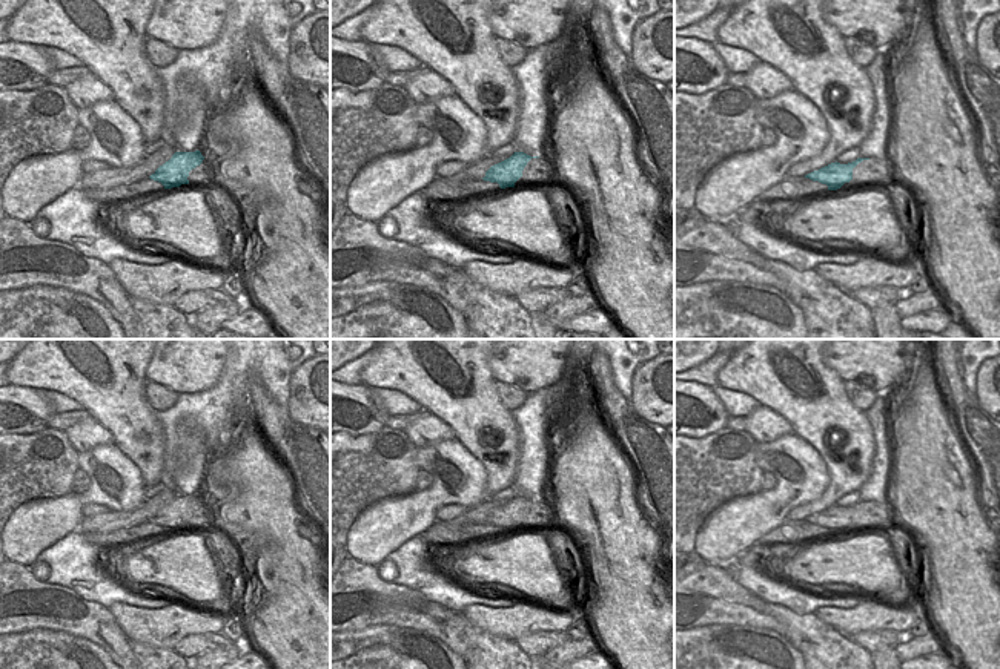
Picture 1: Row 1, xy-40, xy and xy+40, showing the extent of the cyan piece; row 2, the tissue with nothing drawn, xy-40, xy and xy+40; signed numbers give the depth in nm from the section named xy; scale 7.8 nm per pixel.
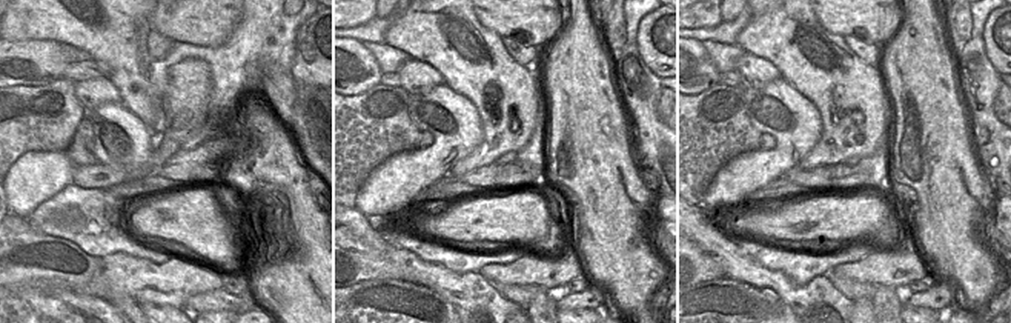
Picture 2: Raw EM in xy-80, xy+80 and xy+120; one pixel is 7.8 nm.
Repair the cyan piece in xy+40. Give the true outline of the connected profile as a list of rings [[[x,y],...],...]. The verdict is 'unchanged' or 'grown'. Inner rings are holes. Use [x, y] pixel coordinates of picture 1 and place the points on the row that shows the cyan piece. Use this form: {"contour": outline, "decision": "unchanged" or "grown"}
{"contour": [[[857,158],[856,161],[848,164],[840,164],[836,161],[805,175],[805,178],[826,184],[828,190],[837,190],[845,183],[849,183],[853,180],[853,169],[863,160],[869,160],[869,158]]], "decision": "unchanged"}

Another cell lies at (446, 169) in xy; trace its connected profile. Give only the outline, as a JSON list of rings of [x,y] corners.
[[[456,160],[450,161],[450,163],[442,163],[436,167],[436,178],[450,178],[456,173],[459,173],[461,170],[464,170],[467,164],[459,163]]]

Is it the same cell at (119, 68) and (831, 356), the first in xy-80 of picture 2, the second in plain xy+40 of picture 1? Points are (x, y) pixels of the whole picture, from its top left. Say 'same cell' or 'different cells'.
different cells

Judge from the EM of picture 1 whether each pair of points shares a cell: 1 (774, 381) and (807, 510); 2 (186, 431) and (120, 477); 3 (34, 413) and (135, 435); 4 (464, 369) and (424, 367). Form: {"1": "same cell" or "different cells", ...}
{"1": "same cell", "2": "different cells", "3": "different cells", "4": "same cell"}

